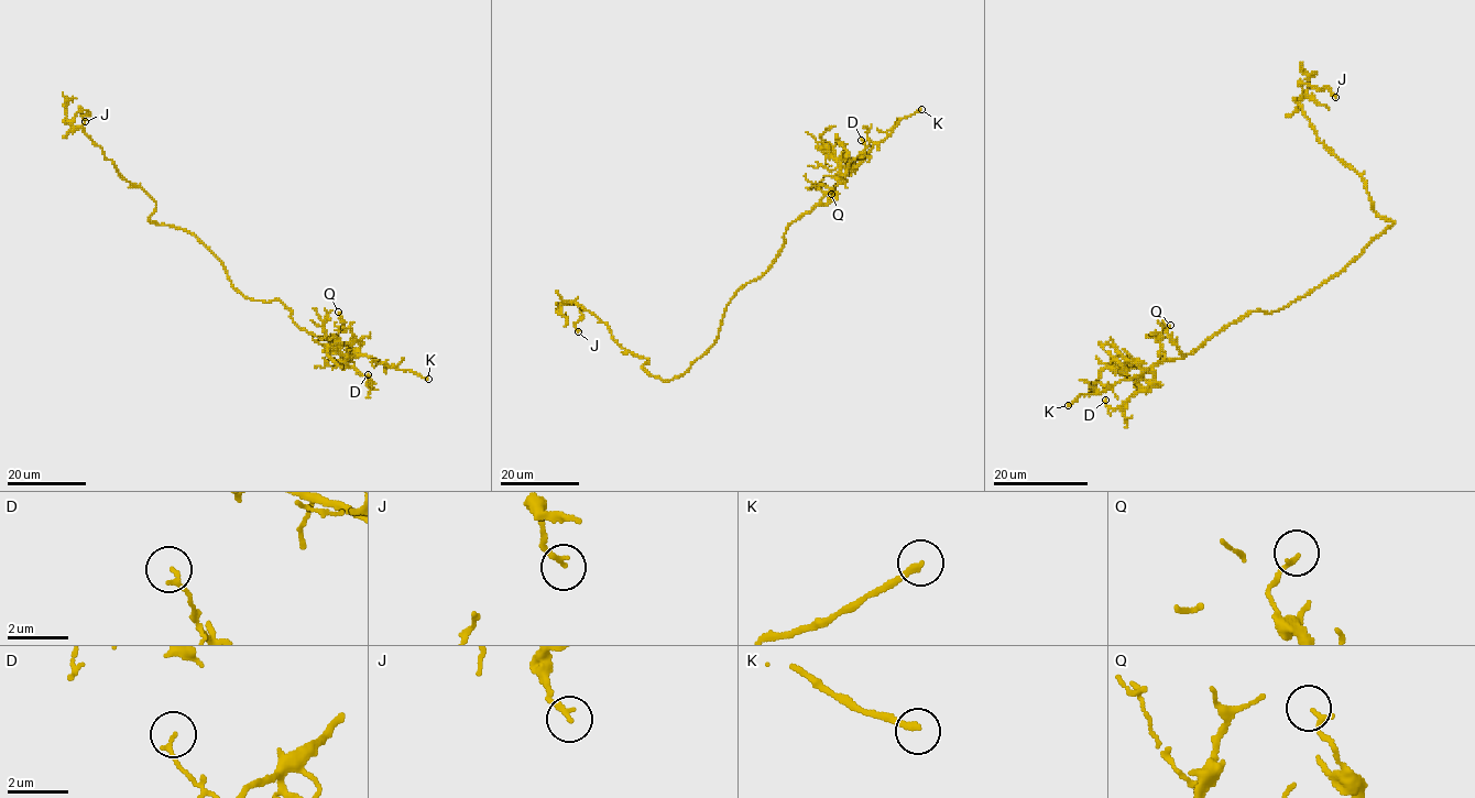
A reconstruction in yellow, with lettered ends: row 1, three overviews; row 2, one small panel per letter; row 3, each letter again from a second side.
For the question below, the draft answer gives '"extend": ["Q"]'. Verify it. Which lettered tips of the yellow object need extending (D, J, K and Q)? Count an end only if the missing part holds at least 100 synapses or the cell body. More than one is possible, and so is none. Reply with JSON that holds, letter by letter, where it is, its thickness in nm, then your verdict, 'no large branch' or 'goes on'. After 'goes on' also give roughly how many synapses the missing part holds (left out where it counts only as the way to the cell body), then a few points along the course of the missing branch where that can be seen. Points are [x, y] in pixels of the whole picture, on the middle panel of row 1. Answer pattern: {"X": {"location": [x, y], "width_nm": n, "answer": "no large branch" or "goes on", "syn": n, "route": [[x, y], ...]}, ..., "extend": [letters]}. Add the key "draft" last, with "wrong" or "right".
{"D": {"location": [861, 140], "width_nm": 130, "answer": "no large branch"}, "J": {"location": [578, 331], "width_nm": 180, "answer": "no large branch"}, "K": {"location": [921, 109], "width_nm": 200, "answer": "goes on", "route": [[921, 109], [933, 90], [947, 96], [948, 74], [942, 70], [941, 56], [943, 40]]}, "Q": {"location": [831, 194], "width_nm": 140, "answer": "no large branch"}, "extend": ["K"], "draft": "wrong"}

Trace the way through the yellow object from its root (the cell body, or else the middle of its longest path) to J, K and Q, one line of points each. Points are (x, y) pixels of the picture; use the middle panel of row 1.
J: (720, 326), (717, 340), (669, 380), (653, 376), (643, 367), (646, 359), (567, 301), (580, 307), (578, 331)
K: (720, 326), (731, 298), (758, 279), (775, 259), (788, 226), (807, 214), (902, 119), (921, 109)
Q: (720, 326), (731, 298), (758, 279), (775, 259), (788, 226), (837, 198), (833, 190), (831, 194)

